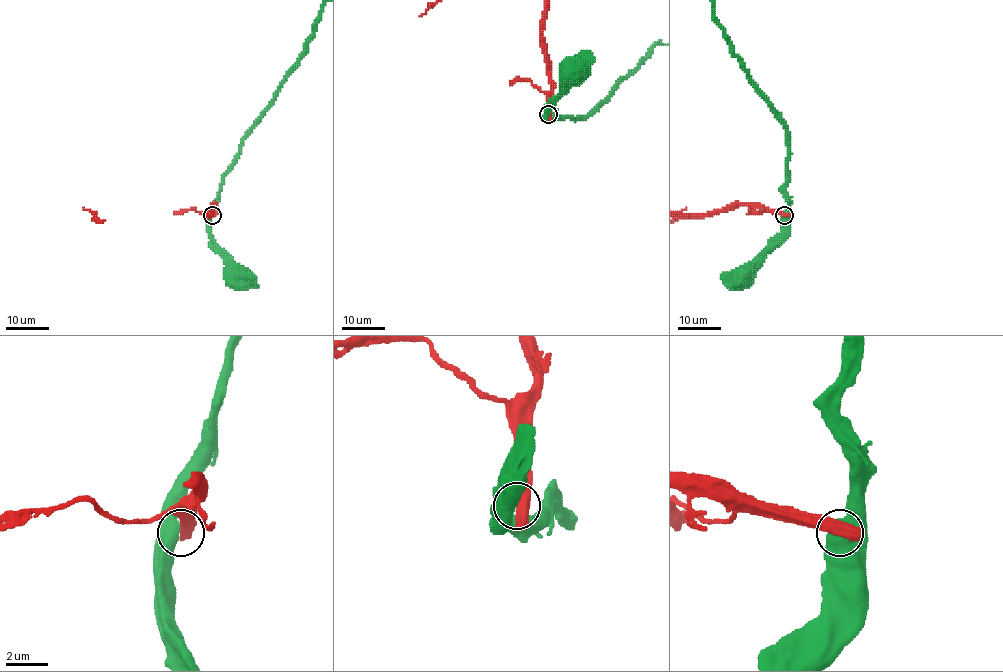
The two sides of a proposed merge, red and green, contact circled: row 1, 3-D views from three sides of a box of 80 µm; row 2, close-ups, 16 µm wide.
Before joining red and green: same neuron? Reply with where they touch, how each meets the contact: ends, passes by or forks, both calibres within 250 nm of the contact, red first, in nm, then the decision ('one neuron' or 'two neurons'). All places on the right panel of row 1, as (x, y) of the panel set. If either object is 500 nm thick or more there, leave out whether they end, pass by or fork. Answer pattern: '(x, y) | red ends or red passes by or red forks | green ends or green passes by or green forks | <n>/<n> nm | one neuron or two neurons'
(784, 215) | 750/800 nm | two neurons

